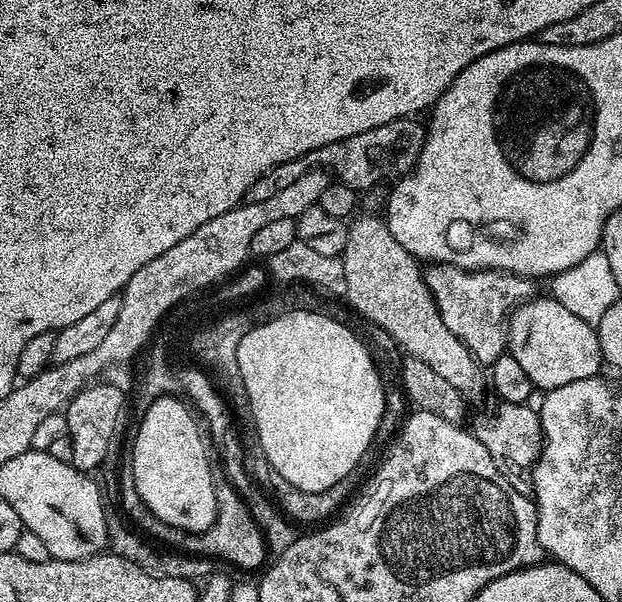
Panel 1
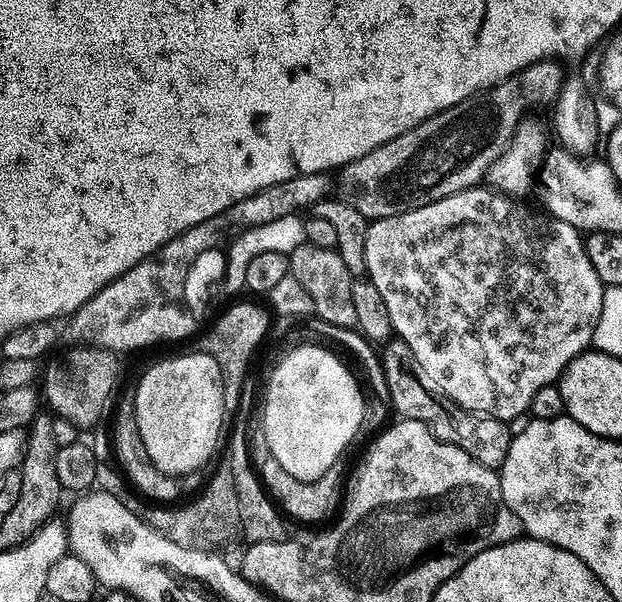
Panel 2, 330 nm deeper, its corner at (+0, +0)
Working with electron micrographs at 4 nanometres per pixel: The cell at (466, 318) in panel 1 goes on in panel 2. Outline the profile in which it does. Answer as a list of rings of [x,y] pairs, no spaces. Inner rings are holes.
[[[469,186],[446,198],[438,198],[438,202],[430,202],[426,206],[418,206],[414,210],[394,214],[390,218],[371,221],[366,234],[366,250],[362,263],[368,271],[367,279],[382,294],[382,302],[386,302],[393,333],[400,338],[407,337],[408,319],[412,316],[413,322],[416,323],[412,328],[413,336],[410,336],[412,359],[424,383],[465,412],[487,414],[499,420],[516,422],[524,411],[527,413],[531,409],[535,392],[547,384],[556,384],[564,375],[564,367],[591,345],[588,328],[595,328],[598,318],[596,308],[602,308],[606,286],[600,281],[598,274],[594,274],[594,266],[590,266],[590,258],[584,249],[585,237],[580,230],[543,211],[531,212],[526,205],[516,201],[519,199],[503,191],[480,187],[484,186]]]

